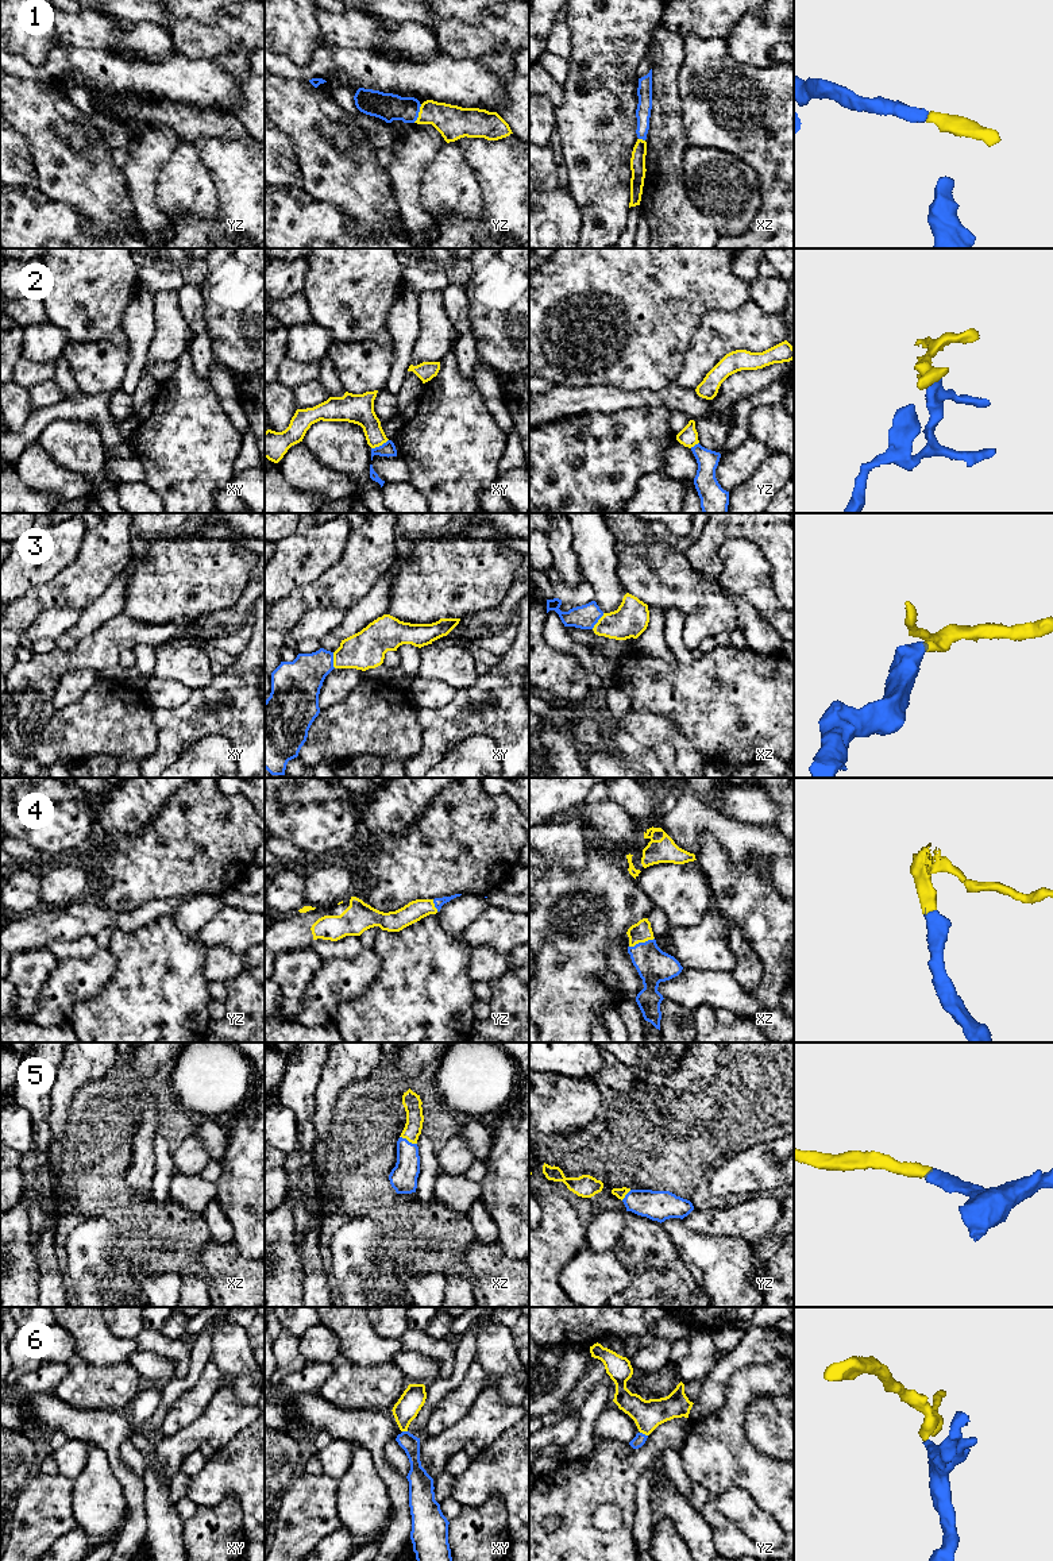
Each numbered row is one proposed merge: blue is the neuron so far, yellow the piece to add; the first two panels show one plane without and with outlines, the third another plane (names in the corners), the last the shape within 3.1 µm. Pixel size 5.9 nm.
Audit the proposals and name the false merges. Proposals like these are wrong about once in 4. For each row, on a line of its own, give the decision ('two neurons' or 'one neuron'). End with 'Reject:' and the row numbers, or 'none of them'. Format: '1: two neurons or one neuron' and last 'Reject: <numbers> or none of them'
1: one neuron
2: two neurons
3: one neuron
4: one neuron
5: one neuron
6: one neuron
Reject: 2

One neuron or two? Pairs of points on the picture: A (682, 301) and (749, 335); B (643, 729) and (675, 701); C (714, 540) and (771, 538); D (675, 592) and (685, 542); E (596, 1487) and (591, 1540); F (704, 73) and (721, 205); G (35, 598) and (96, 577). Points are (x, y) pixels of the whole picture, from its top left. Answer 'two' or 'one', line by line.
A: two
B: two
C: one
D: two
E: one
F: two
G: one

